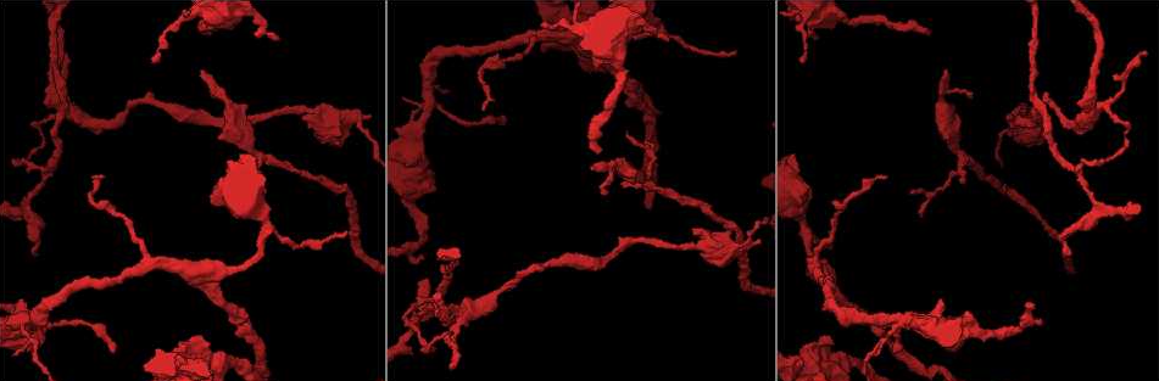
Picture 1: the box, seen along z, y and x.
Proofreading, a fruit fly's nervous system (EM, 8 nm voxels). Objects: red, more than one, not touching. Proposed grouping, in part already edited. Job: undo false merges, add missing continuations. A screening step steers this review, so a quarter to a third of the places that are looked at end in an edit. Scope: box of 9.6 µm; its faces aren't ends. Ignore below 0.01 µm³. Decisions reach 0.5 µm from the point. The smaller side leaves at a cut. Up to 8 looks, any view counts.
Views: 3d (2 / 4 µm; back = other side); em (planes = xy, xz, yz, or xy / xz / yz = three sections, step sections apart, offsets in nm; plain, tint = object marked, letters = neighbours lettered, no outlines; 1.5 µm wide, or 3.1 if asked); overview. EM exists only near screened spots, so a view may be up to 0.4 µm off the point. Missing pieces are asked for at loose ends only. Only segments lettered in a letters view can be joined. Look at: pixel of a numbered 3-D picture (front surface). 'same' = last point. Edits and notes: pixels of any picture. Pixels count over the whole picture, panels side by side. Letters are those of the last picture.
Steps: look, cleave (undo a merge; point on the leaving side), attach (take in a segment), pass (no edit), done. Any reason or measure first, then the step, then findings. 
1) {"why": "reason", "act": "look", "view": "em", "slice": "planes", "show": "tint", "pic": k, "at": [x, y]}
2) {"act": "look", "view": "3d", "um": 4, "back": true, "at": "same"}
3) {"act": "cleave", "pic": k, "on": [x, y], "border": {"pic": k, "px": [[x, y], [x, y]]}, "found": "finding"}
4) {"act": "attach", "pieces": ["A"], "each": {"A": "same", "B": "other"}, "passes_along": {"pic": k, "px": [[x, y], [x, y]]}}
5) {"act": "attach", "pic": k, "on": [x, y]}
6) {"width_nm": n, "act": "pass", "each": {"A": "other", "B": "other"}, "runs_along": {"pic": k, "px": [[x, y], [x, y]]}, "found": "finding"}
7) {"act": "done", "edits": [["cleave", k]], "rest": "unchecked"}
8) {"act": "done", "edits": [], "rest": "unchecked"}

{"why": "tapers out", "act": "look", "view": "em", "slice": "planes", "show": "tint", "pic": 1, "at": [645, 142]}

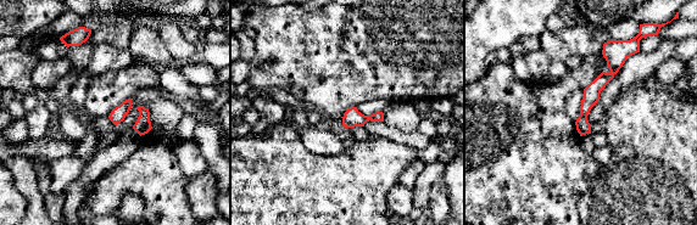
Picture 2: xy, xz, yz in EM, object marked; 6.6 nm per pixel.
{"act": "look", "view": "em", "slice": "planes", "show": "letters", "at": "same"}

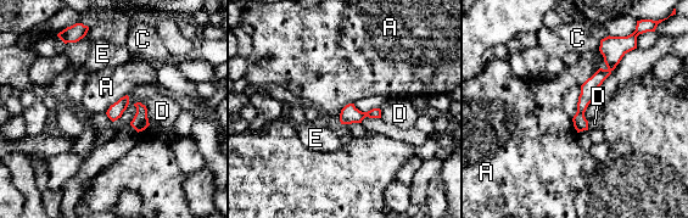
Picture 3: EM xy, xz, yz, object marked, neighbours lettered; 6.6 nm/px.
{"act": "pass", "each": {"A": "other", "C": "other", "D": "other", "E": "other"}, "found": "none of them fits"}

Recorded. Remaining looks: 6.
{"why": "thin end", "act": "look", "view": "3d", "um": 4, "pic": 1, "at": [213, 97]}

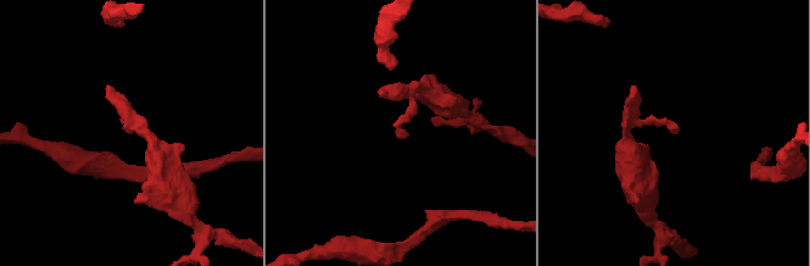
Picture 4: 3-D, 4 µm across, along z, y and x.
{"why": "shape alone is not enough", "act": "look", "view": "em", "slice": "planes", "show": "letters", "pic": 4, "at": [405, 137]}

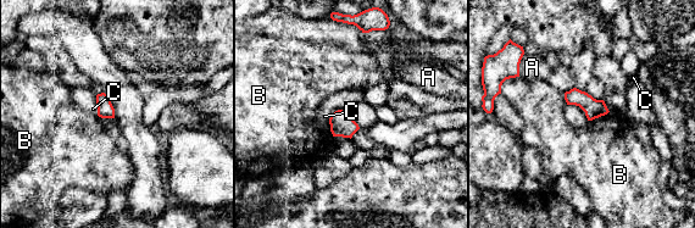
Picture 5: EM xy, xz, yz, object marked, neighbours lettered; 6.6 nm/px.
{"width_nm": 110, "longest_contact_nm": ["B", 150], "act": "pass", "each": {"A": "other", "B": "other", "C": "other"}, "found": "no lettered segment goes on from it"}

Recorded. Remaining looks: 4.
{"why": "calibre changes", "act": "look", "view": "3d", "um": 4, "pic": 1, "at": [184, 19]}

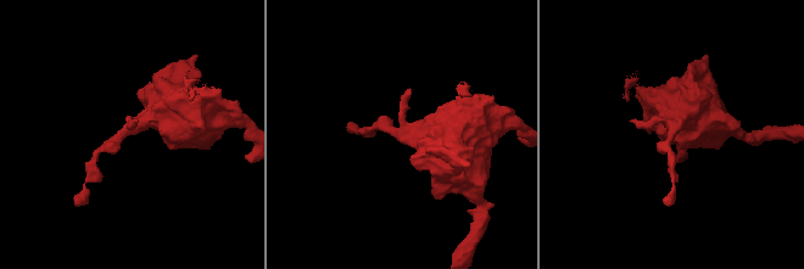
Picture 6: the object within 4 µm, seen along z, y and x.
{"act": "look", "view": "em", "slice": "yz", "step": 8, "show": "tint", "pic": 6, "at": [675, 129]}

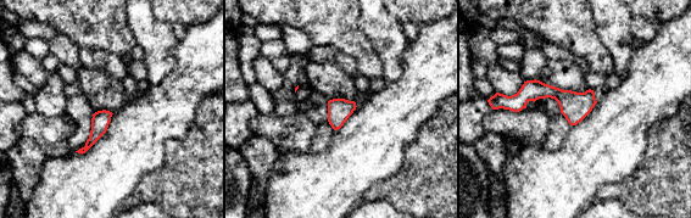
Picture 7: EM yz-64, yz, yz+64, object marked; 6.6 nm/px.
{"why": "what lies round it", "act": "look", "view": "em", "slice": "yz", "step": 8, "show": "letters", "at": "same"}

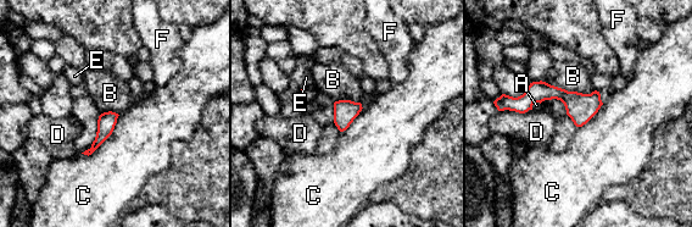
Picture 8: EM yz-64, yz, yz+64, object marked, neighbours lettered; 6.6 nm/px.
{"longest_contact_nm": ["C", 360], "act": "pass", "each": {"A": "other", "B": "other", "C": "other", "D": "other", "E": "other", "F": "other"}, "border": {"pic": 8, "px": [[120, 115], [113, 131], [82, 154]]}, "found": "one neuron here"}

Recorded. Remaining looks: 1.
{"act": "done", "edits": [], "rest": "unchecked"}

